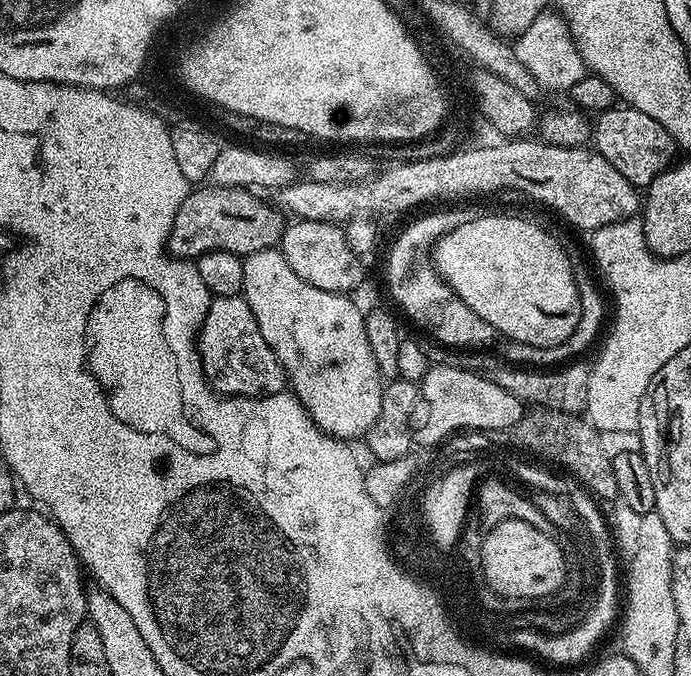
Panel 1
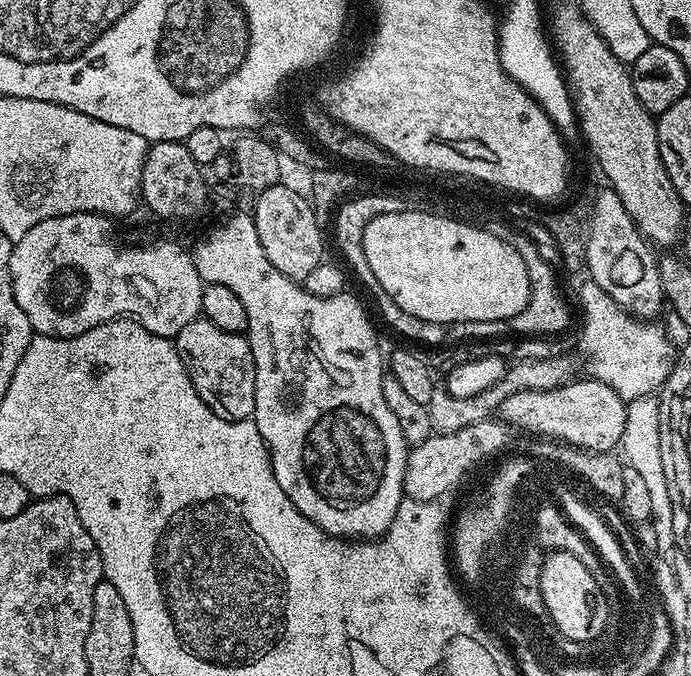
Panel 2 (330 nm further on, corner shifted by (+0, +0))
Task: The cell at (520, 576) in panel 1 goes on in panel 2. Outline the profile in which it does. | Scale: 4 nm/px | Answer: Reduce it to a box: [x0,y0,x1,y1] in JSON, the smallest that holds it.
[541,550,610,640]

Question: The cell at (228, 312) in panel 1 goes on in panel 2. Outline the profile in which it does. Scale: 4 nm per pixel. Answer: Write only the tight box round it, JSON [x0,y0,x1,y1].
[174,318,256,420]

